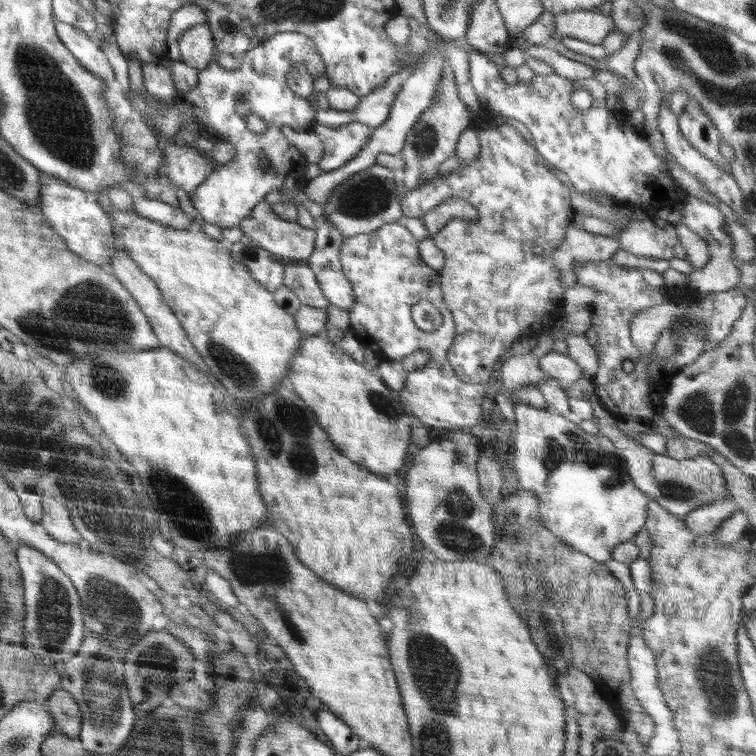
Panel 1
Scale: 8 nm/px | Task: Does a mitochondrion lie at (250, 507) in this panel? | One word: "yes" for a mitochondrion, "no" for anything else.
no

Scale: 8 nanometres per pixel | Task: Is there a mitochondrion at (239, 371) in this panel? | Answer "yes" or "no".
yes

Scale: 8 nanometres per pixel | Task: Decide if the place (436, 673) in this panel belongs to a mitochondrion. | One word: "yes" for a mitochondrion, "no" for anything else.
yes

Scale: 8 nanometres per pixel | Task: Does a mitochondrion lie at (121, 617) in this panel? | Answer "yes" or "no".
yes

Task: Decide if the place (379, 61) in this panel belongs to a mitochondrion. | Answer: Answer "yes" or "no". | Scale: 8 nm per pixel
no

